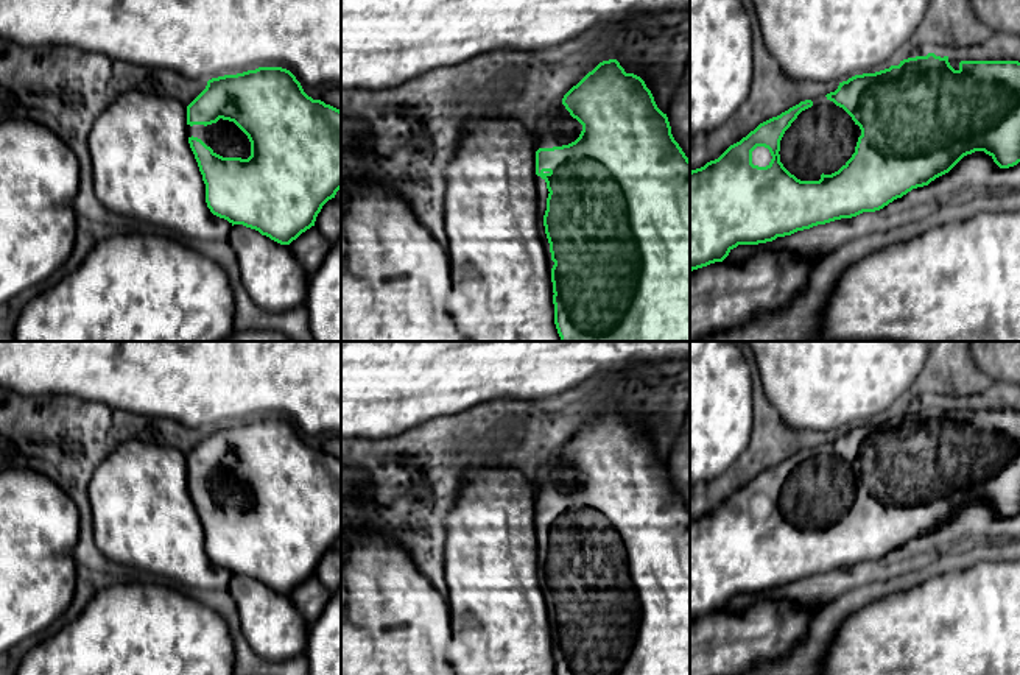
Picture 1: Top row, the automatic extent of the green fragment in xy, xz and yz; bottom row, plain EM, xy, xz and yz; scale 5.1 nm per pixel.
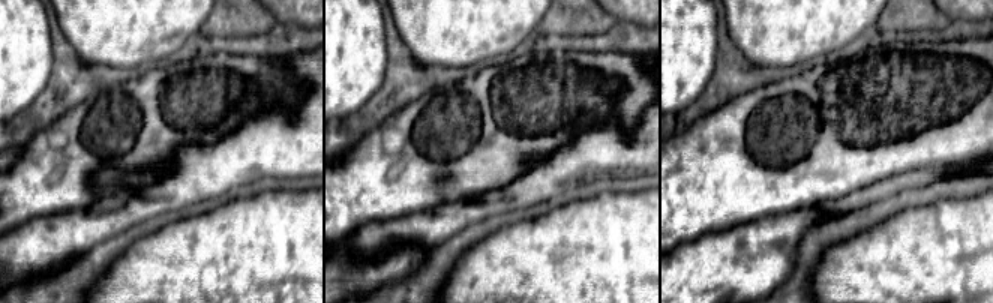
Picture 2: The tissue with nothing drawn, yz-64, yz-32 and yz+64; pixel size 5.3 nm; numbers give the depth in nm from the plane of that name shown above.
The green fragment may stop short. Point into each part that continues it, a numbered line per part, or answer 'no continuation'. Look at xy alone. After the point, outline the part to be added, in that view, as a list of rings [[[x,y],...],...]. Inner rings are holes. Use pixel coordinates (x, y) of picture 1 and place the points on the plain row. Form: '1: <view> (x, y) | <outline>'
1: xy (225, 487) | [[[220,468],[207,475],[193,474],[192,485],[201,488],[223,507],[248,508],[251,505],[251,491],[234,471]]]

